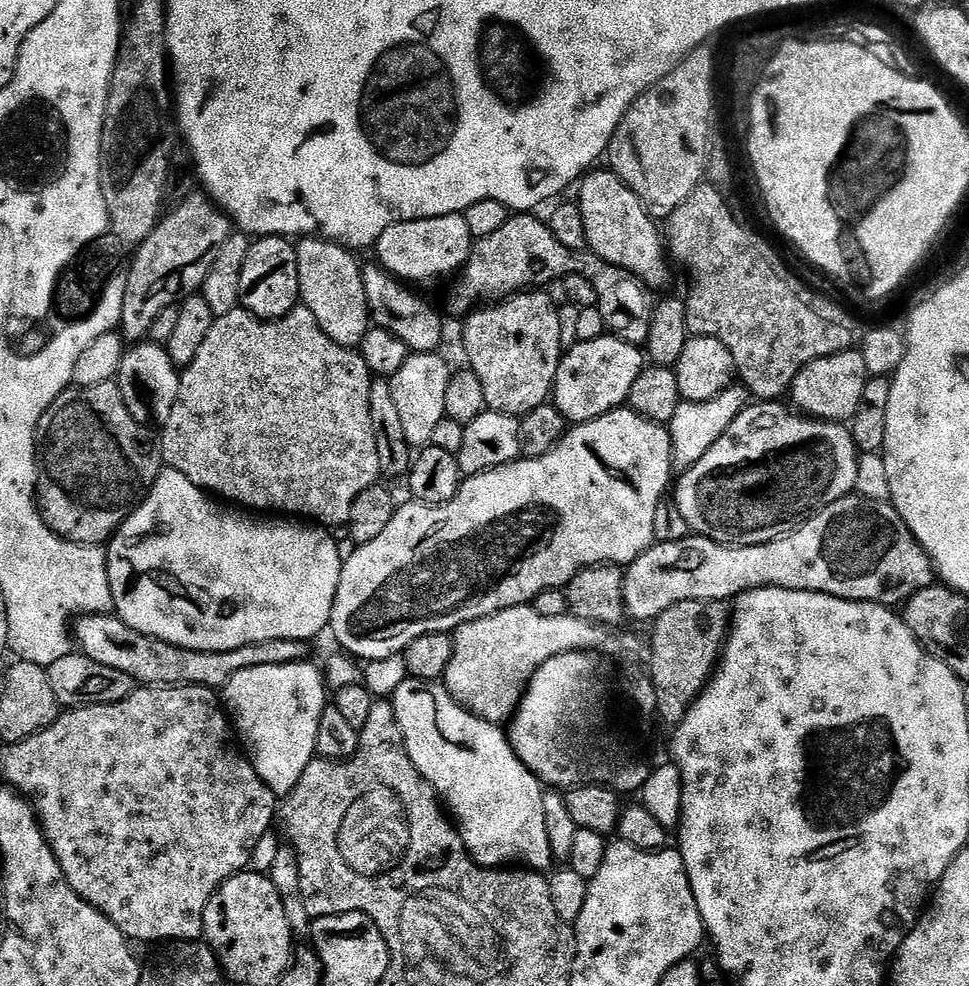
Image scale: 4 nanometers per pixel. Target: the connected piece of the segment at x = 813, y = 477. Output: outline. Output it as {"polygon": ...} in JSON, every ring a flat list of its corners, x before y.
{"polygon":[[749,403,738,414,738,418,730,422,726,434,722,434,722,438,718,438,718,442,714,442,706,454,702,454,694,467,681,475,684,476,681,480,679,477,675,481,674,501,678,510,687,515,692,530,711,536,719,544,754,546,785,536,792,529,805,524,812,513,857,491,856,479,861,453,852,437,851,427,835,420,814,420,785,404]]}

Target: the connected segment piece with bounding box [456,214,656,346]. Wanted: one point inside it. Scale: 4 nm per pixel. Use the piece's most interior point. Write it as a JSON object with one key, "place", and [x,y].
{"place":[525,253]}

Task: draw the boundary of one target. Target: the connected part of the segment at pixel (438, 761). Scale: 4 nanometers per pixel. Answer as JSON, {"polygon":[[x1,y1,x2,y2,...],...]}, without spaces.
{"polygon":[[407,678,398,686,395,693,390,697,390,703,396,714,396,721,404,735,404,745,406,746,414,766,421,774,428,779,430,786,436,791,436,795,446,805,451,819,458,822,458,827,464,838,464,845,467,846,468,852,471,853,472,859,482,868,499,868,501,866,523,866,528,870,548,870,551,864,554,864,554,857,550,846,550,834,546,828,546,814,544,813,545,789,541,781,531,770,520,760,516,751,512,748,512,741,508,739,503,727,491,724,489,720,481,720,480,717,472,715,468,709,456,701,443,683,433,682,431,680,417,680]]}

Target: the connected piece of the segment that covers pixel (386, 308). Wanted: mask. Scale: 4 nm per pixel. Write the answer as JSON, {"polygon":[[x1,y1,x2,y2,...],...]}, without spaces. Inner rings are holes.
{"polygon":[[380,266,375,267,363,269,365,294,375,327,385,328,390,334,401,339,408,347,409,353,436,352,444,340,443,318,422,297,415,296,411,292,413,289,397,280,391,272,385,272]]}

